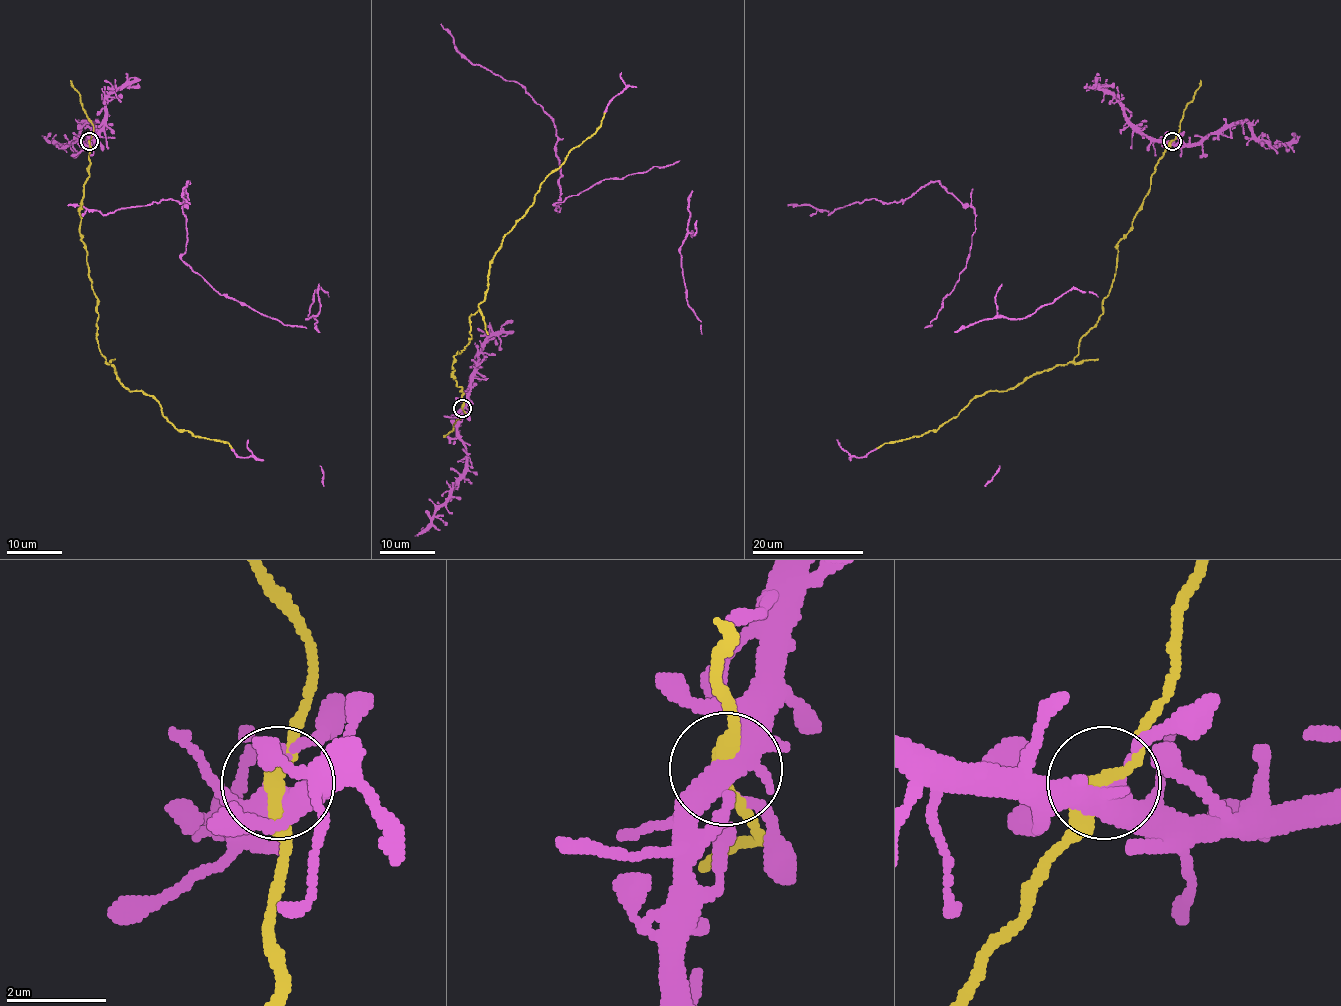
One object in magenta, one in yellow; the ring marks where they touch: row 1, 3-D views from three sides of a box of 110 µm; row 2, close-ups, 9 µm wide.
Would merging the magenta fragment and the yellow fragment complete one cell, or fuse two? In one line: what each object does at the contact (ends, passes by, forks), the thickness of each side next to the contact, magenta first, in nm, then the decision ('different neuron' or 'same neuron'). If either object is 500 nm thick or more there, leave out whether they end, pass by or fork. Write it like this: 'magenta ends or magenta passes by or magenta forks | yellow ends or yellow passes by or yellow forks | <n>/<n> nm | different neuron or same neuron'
magenta forks | yellow passes by | 400/320 nm | same neuron

